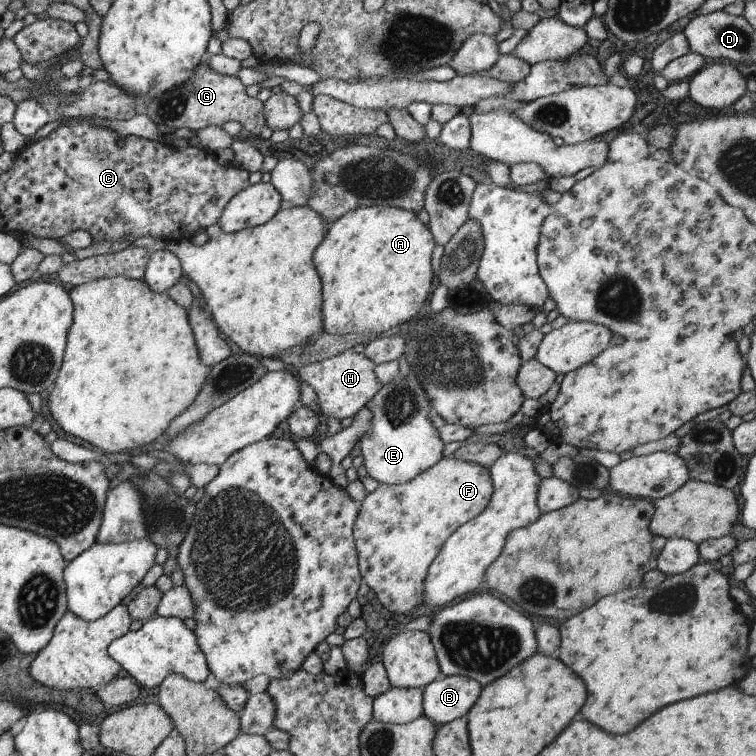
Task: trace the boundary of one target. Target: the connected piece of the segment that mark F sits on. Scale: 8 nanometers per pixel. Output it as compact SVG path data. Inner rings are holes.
M451 455L438 460L405 484L378 484L373 492L364 496L352 526L358 568L363 582L373 590L385 610L393 615L407 615L409 610L423 605L424 588L421 586L432 560L458 526L475 518L487 506L491 495L492 482L488 470L477 463L461 461L457 455Z

